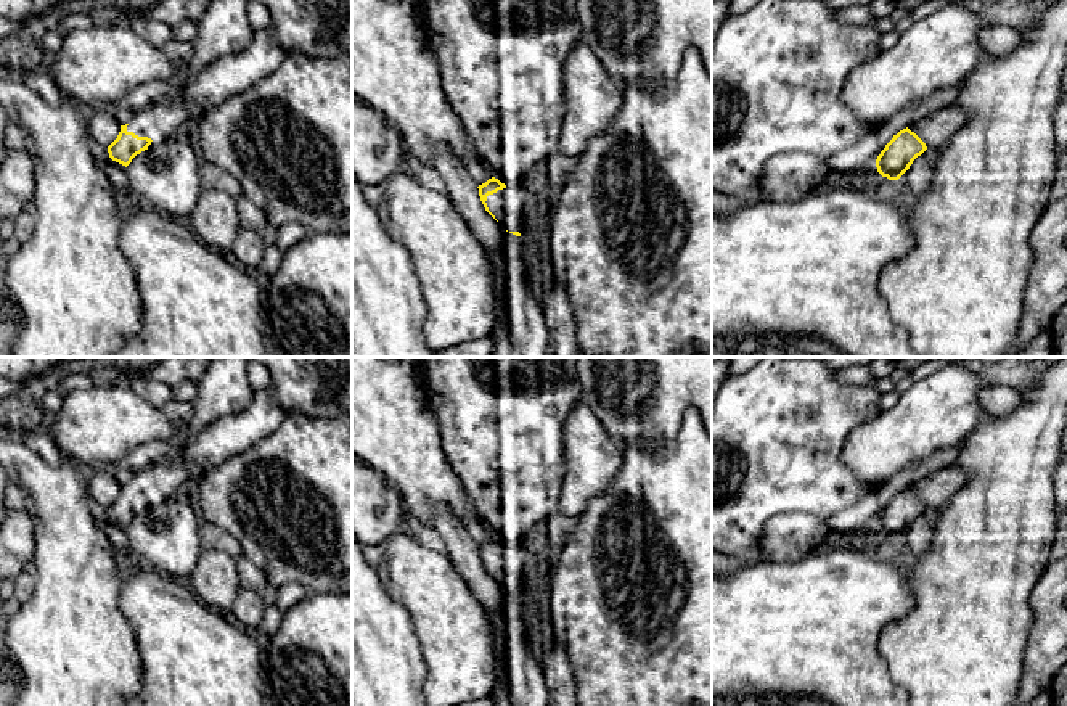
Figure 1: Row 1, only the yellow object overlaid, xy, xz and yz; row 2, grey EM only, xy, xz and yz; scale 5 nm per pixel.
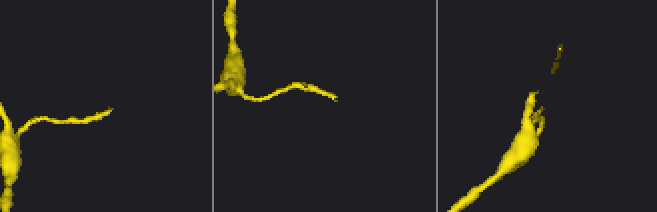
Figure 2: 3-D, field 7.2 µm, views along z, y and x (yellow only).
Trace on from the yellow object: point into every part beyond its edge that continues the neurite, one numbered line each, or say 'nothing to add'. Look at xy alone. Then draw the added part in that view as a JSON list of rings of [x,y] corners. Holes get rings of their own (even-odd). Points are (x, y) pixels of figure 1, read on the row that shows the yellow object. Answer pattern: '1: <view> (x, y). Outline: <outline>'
1: xy (195, 95). Outline: [[[270,24],[254,32],[243,51],[215,60],[194,76],[178,77],[172,98],[135,113],[127,132],[151,140],[172,137],[180,125],[194,124],[230,96],[275,72],[286,56],[288,51],[275,39]]]

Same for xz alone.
1: xz (516, 209). Outline: [[[506,187],[487,196],[487,207],[508,232],[545,228],[550,217],[550,203],[540,201],[529,190]]]

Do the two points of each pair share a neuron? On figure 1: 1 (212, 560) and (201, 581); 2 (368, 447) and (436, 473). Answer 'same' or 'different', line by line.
1: same
2: same

